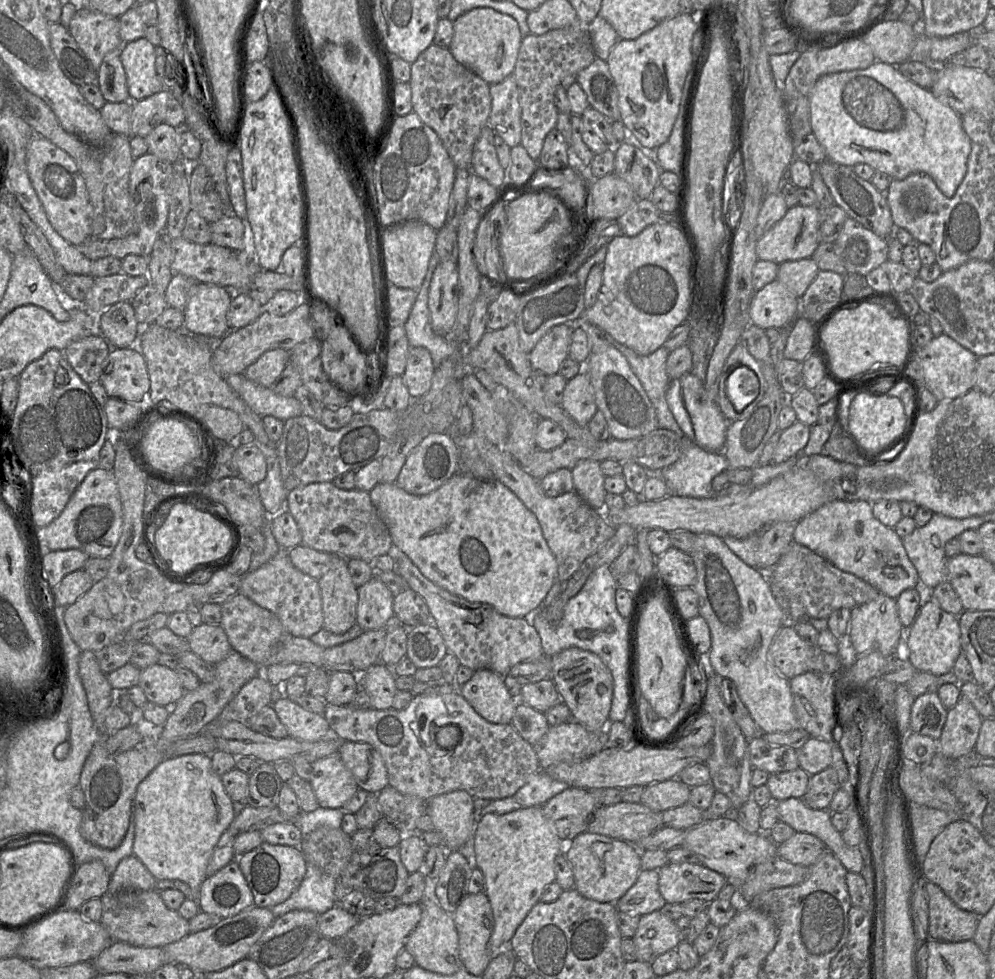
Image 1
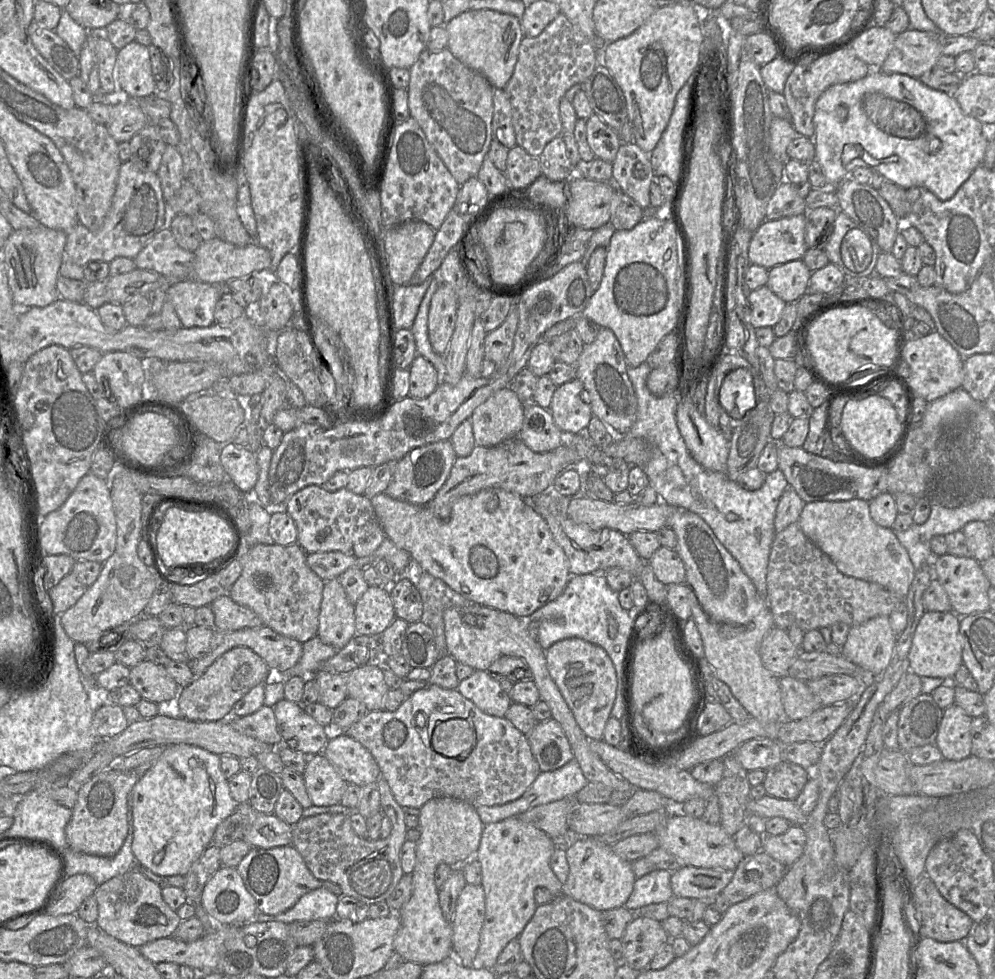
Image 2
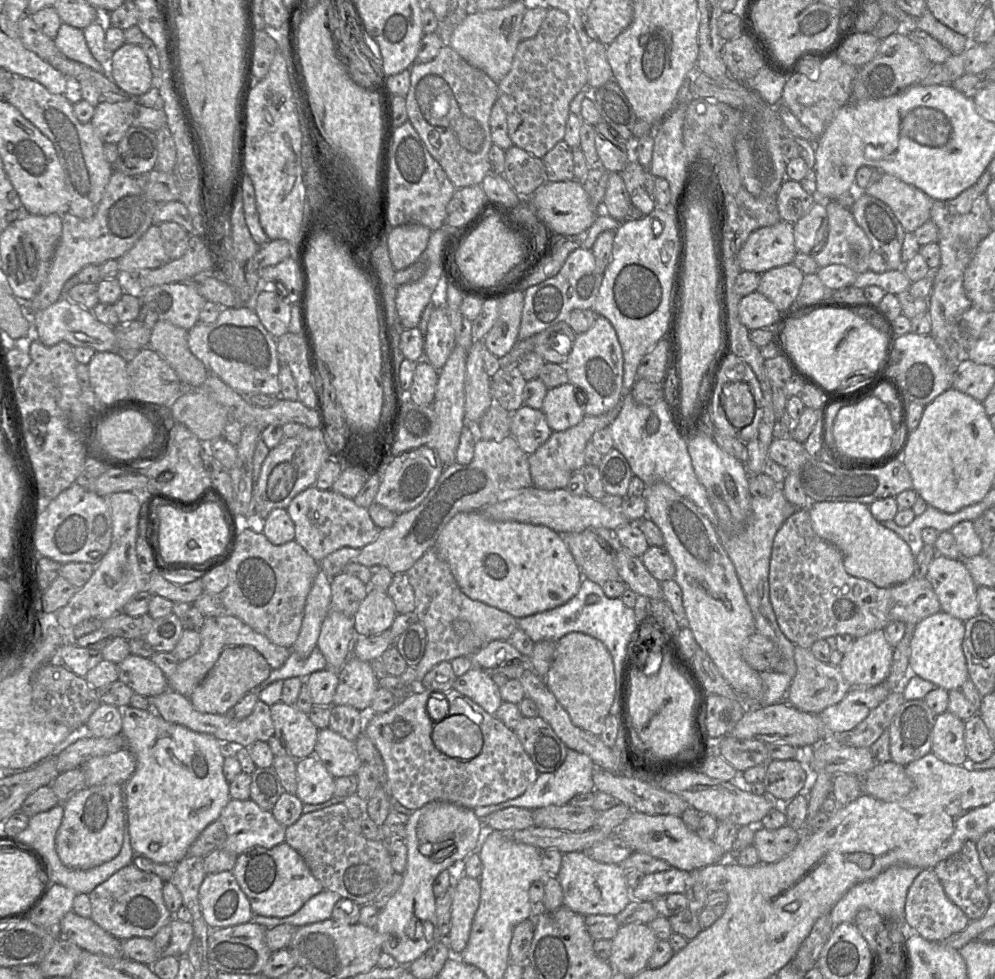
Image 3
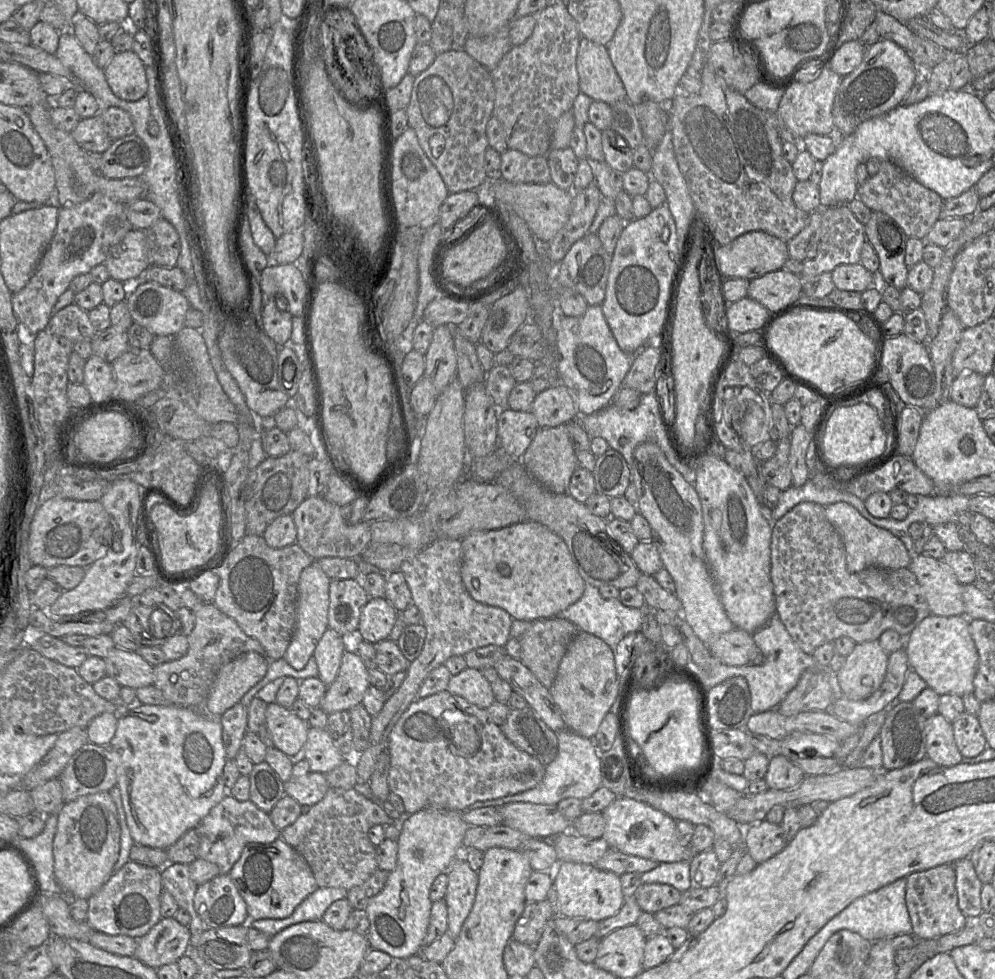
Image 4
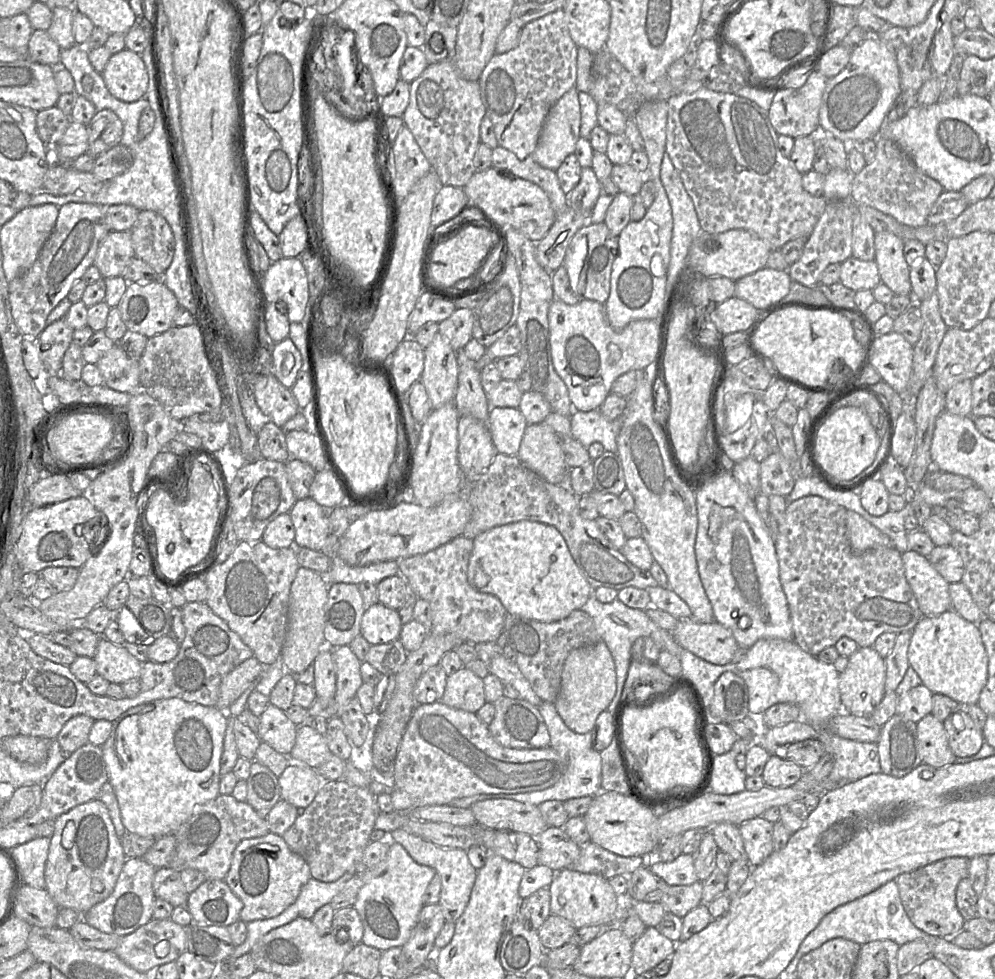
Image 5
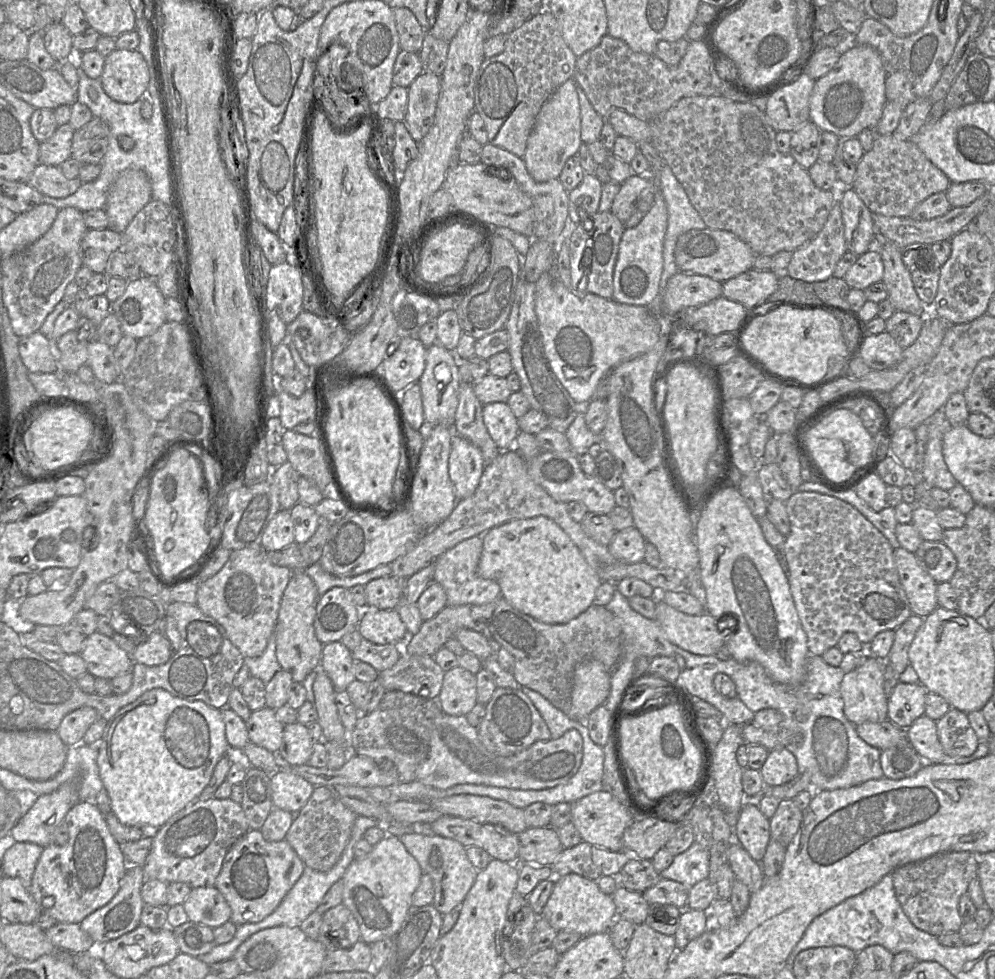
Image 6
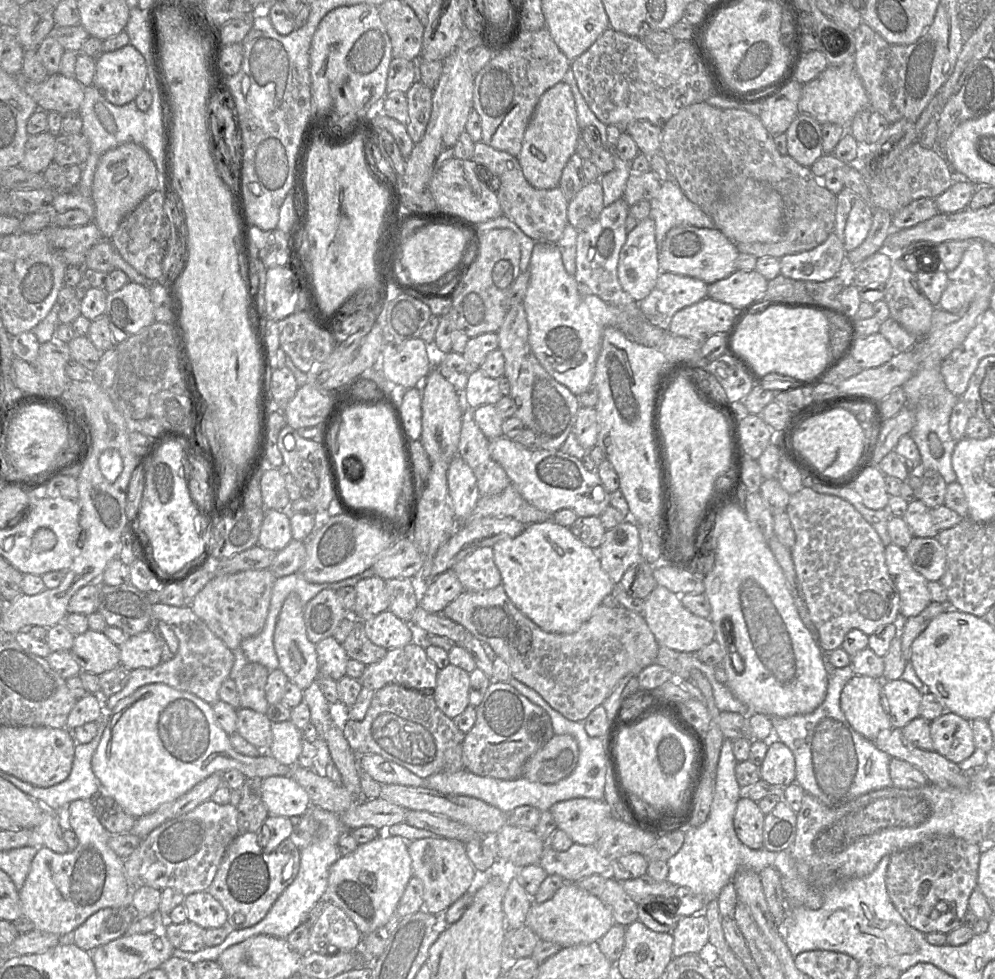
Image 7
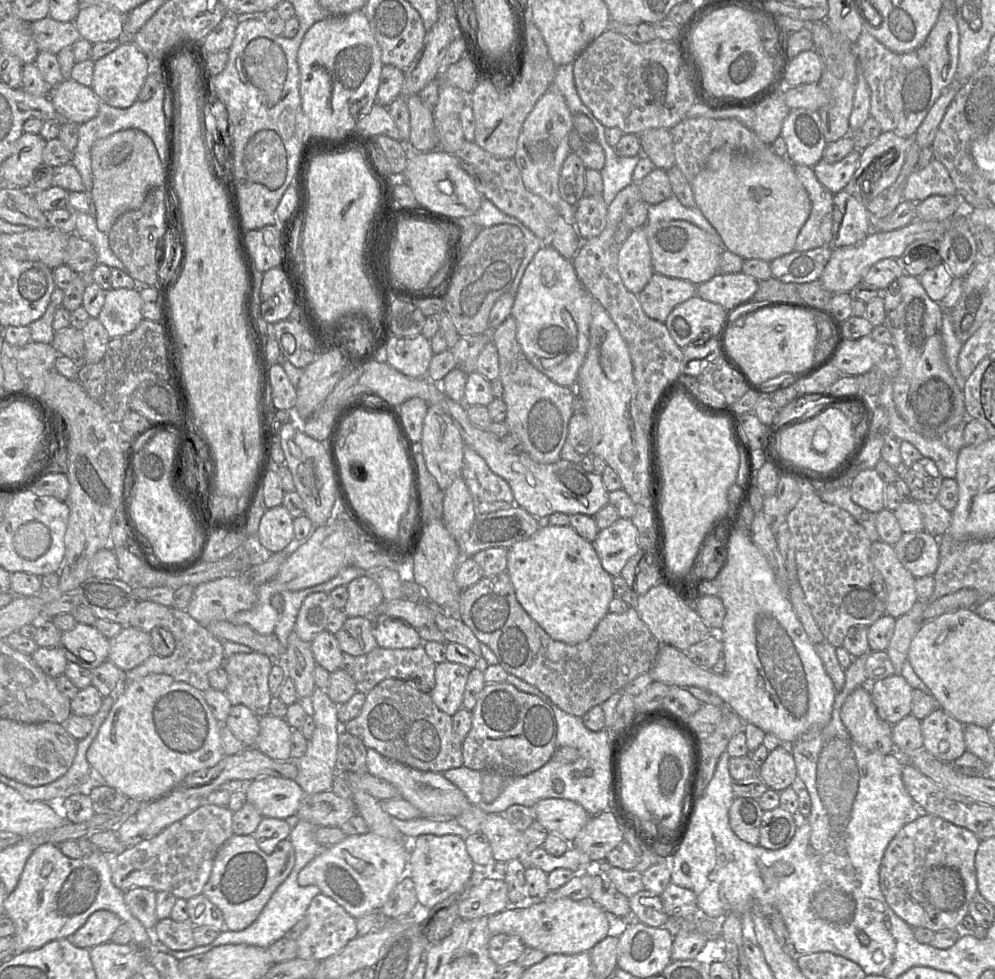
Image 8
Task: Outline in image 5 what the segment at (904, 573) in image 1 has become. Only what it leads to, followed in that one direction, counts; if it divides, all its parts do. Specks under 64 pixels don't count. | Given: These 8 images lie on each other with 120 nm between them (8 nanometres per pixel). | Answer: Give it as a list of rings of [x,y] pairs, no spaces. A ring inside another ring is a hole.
[[[853,510],[846,511],[846,527],[854,554],[870,548],[893,547],[891,539]]]

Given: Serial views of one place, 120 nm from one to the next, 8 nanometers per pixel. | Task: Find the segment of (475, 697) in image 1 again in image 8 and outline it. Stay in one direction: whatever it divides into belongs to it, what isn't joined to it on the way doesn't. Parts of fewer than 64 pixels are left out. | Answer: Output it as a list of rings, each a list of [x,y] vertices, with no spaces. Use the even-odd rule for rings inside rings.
[[[448,660],[435,666],[435,685],[429,692],[435,705],[453,716],[462,708],[463,695],[471,669]]]

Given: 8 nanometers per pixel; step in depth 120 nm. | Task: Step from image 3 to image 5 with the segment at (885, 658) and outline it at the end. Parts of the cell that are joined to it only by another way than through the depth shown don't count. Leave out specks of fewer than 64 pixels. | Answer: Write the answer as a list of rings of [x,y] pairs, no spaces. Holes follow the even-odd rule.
[[[873,646],[859,647],[848,657],[846,669],[839,674],[842,710],[857,716],[870,716],[884,697],[885,678],[885,658]]]

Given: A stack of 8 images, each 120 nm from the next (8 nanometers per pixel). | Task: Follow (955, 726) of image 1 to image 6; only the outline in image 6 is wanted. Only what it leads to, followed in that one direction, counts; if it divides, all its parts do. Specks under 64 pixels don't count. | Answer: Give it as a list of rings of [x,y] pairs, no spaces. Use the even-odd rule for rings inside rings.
[[[923,715],[904,729],[908,740],[925,763],[940,764],[948,761],[938,738],[936,722]]]

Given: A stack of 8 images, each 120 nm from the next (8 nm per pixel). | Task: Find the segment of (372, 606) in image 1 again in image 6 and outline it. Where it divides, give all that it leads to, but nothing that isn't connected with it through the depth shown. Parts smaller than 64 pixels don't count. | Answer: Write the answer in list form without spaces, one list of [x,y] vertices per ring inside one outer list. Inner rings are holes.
[[[366,608],[358,623],[362,637],[375,644],[402,644],[408,638],[406,625],[397,609]]]

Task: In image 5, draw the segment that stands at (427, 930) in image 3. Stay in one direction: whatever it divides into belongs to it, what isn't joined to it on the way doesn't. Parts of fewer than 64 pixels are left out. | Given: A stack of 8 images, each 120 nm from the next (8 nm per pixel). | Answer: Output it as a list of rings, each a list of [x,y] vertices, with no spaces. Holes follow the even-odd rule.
[[[398,843],[390,845],[384,860],[370,869],[370,880],[363,885],[353,907],[357,910],[364,928],[362,942],[383,952],[392,947],[402,947],[416,925],[425,905],[423,896],[436,871],[413,860]]]

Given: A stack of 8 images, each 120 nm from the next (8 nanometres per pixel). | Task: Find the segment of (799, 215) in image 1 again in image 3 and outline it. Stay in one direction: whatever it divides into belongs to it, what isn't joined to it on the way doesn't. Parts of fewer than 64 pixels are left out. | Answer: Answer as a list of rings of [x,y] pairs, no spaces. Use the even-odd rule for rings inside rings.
[[[780,221],[752,232],[740,250],[738,260],[742,271],[763,274],[772,268],[793,264],[797,253],[794,224]]]

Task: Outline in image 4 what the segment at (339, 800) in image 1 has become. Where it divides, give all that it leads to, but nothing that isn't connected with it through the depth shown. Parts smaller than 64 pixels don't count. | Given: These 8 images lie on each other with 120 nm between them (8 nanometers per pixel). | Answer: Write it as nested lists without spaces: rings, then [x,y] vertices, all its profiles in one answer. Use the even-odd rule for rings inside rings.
[[[305,758],[293,765],[291,776],[283,787],[285,794],[294,798],[300,805],[309,806],[318,803],[329,789],[325,775],[312,770]]]

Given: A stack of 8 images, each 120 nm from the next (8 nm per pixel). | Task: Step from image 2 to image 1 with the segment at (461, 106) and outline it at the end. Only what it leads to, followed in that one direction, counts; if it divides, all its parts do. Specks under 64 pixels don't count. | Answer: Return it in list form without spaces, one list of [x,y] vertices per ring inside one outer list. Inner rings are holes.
[[[434,44],[411,64],[409,84],[412,111],[435,131],[457,169],[471,169],[474,144],[490,114],[490,85],[457,62],[448,48]]]

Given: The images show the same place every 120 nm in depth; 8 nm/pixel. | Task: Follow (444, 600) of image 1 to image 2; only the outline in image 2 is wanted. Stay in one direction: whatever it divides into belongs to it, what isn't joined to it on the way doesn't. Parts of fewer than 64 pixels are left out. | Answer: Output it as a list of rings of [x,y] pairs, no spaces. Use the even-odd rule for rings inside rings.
[[[473,603],[467,606],[450,607],[443,613],[446,637],[446,652],[458,663],[471,666],[474,670],[488,670],[492,663],[503,655],[522,658],[530,667],[540,699],[549,706],[552,718],[562,727],[584,777],[588,782],[601,783],[613,791],[633,792],[635,788],[625,779],[612,772],[592,750],[591,741],[577,724],[573,713],[565,702],[556,683],[551,677],[546,663],[546,652],[537,639],[527,630],[527,620],[509,612]]]

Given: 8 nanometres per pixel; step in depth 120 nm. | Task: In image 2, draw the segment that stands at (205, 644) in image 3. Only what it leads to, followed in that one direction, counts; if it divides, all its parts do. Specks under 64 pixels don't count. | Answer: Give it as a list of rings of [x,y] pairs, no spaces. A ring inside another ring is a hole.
[[[265,625],[235,631],[220,631],[215,629],[211,641],[211,650],[203,657],[190,662],[190,667],[195,677],[202,674],[223,653],[237,646],[248,647],[259,655],[275,674],[274,677],[278,677],[292,668],[298,662],[303,652],[301,642],[279,634]]]

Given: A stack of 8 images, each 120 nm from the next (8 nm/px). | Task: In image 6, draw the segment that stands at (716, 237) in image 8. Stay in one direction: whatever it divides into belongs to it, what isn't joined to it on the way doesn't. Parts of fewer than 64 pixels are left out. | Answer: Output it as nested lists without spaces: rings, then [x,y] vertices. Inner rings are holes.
[[[667,163],[663,164],[659,172],[654,172],[654,175],[658,176],[658,185],[668,211],[663,245],[663,272],[659,285],[659,291],[664,291],[668,280],[679,271],[674,256],[678,238],[689,230],[704,229],[707,226]]]

